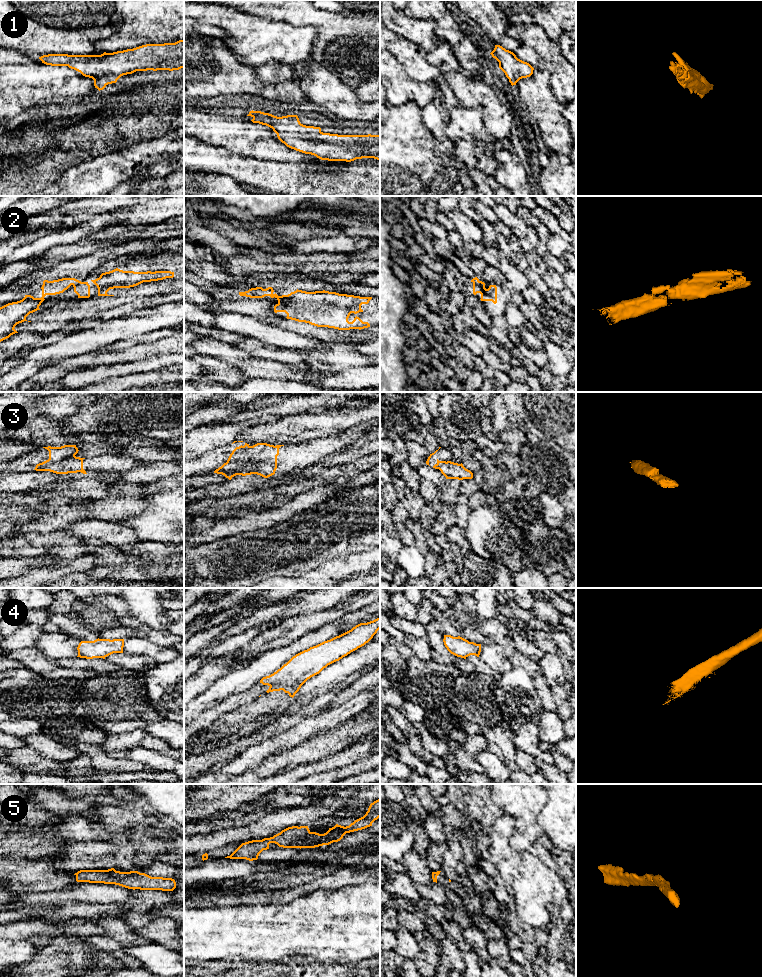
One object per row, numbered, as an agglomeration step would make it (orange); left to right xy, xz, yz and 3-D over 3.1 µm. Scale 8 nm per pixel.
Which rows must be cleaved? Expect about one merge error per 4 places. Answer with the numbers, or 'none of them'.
3

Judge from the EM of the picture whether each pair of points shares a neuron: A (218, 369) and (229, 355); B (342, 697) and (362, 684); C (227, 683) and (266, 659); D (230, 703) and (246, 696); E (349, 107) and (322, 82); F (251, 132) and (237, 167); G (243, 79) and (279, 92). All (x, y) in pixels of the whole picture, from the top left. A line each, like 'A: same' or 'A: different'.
A: different
B: same
C: same
D: same
E: same
F: different
G: same

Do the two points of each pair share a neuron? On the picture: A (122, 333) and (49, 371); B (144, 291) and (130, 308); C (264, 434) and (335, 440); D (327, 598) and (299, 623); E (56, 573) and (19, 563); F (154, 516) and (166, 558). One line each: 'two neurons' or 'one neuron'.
A: two neurons
B: two neurons
C: two neurons
D: two neurons
E: one neuron
F: two neurons

